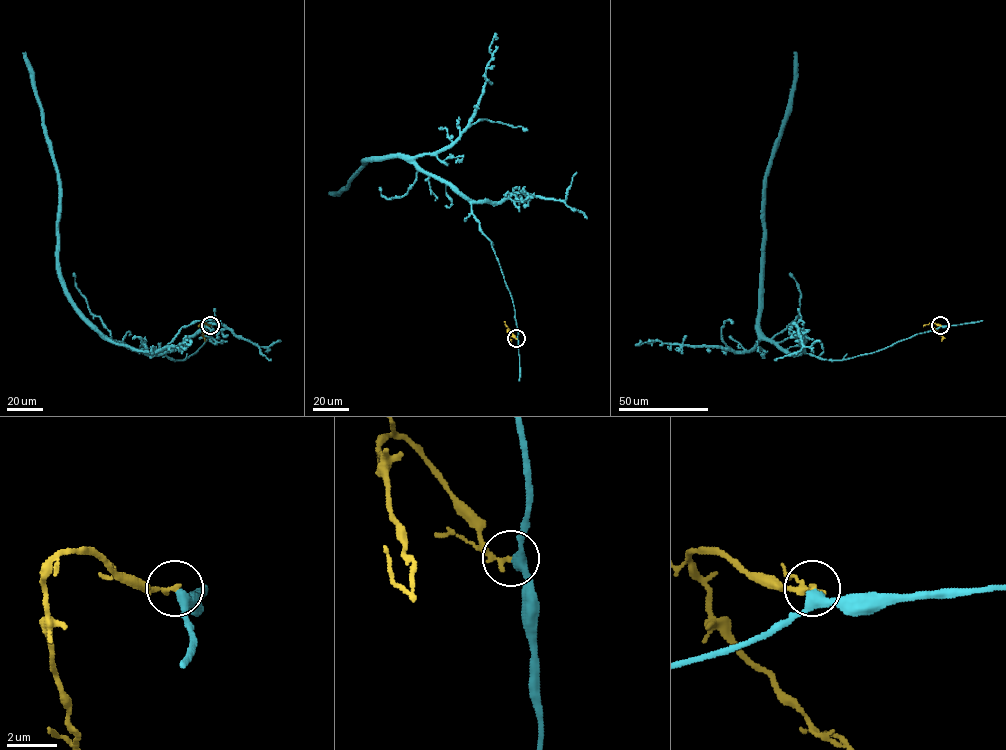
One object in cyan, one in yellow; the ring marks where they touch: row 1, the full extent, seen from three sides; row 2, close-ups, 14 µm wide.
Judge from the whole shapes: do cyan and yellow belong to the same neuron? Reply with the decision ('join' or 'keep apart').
keep apart

